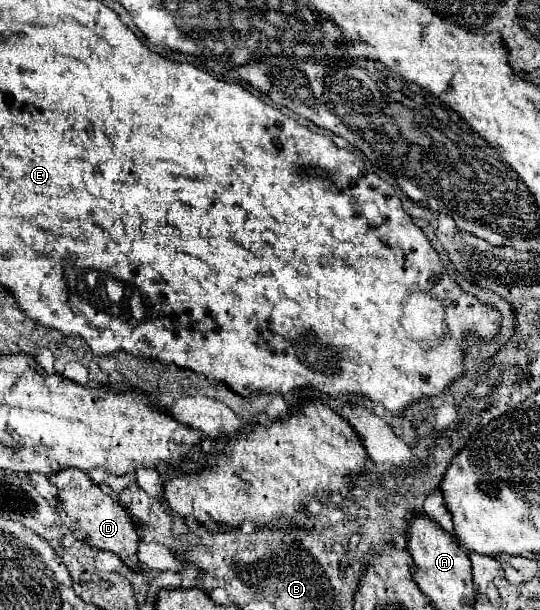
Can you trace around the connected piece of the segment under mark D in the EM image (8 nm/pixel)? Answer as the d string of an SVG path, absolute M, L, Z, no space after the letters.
M61 469L61 473L53 473L53 477L49 479L59 489L57 499L61 503L61 511L67 517L71 517L71 521L75 521L79 529L87 533L87 545L115 553L129 569L137 571L139 569L139 559L137 559L139 535L135 531L135 525L129 513L123 507L119 507L119 503L113 497L105 495L101 487L97 487L81 469Z

